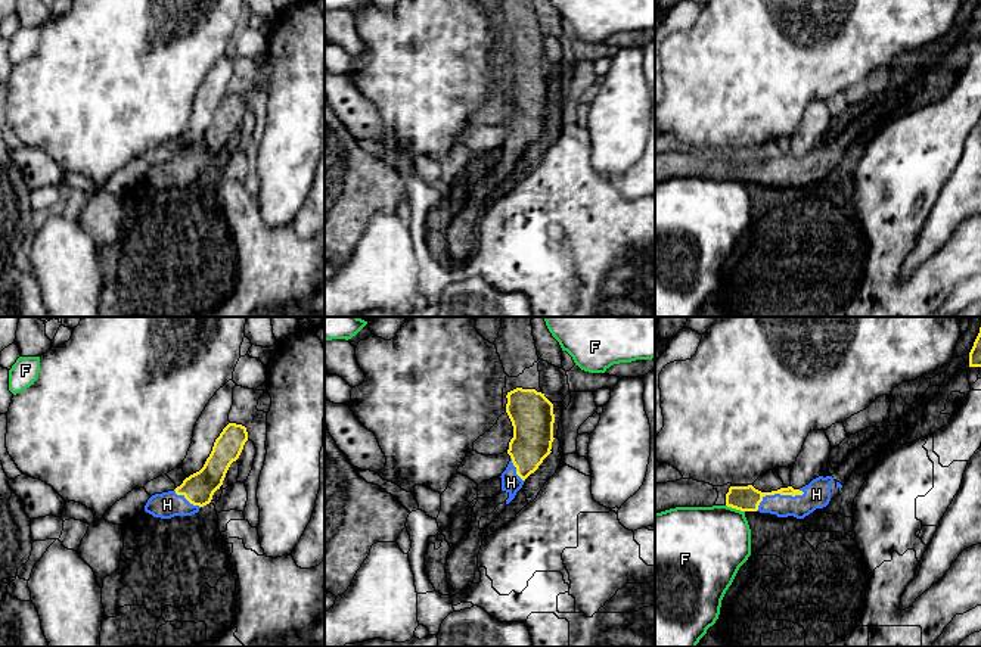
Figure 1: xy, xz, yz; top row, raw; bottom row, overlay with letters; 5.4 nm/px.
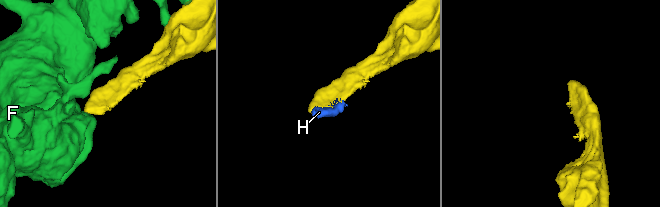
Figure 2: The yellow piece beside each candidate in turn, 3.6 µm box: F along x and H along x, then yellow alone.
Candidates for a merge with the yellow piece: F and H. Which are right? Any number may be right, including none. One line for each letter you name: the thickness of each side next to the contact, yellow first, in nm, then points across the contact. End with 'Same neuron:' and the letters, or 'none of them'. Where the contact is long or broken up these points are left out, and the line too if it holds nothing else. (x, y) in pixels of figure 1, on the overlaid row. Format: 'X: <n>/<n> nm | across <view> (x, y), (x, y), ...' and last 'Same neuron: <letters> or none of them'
H: 140/140 nm
Same neuron: H

